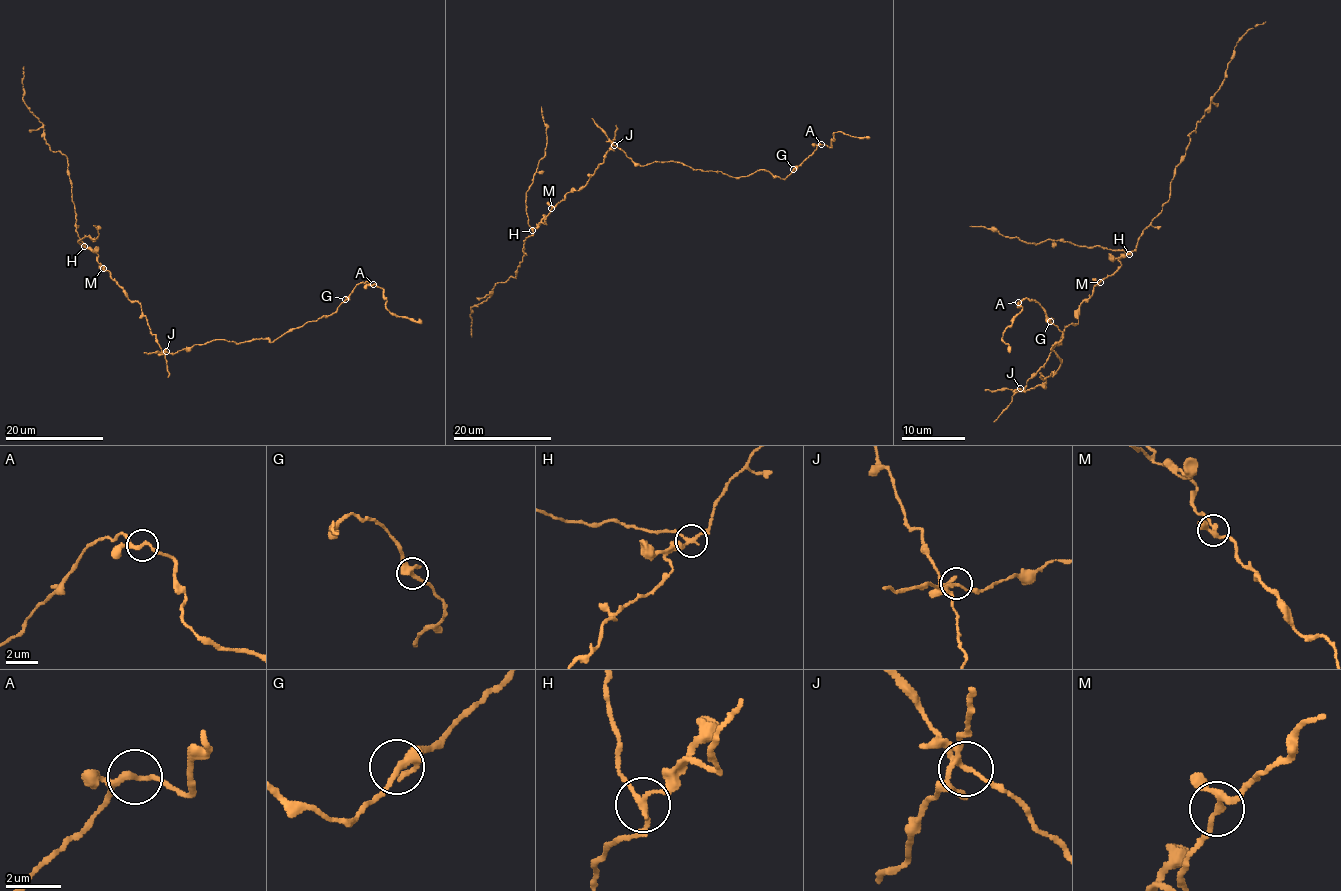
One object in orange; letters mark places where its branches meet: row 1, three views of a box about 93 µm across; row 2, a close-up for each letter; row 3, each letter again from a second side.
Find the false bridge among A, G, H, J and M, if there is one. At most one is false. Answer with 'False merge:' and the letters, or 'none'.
False merge: H

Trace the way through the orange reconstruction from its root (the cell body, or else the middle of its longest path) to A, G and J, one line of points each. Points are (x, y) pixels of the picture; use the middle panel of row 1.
A: (598, 166), (615, 145), (640, 165), (679, 161), (732, 177), (767, 170), (784, 179), (821, 144)
G: (598, 166), (615, 145), (640, 165), (679, 161), (732, 177), (767, 170), (784, 179), (793, 169)
J: (598, 166), (614, 145)

